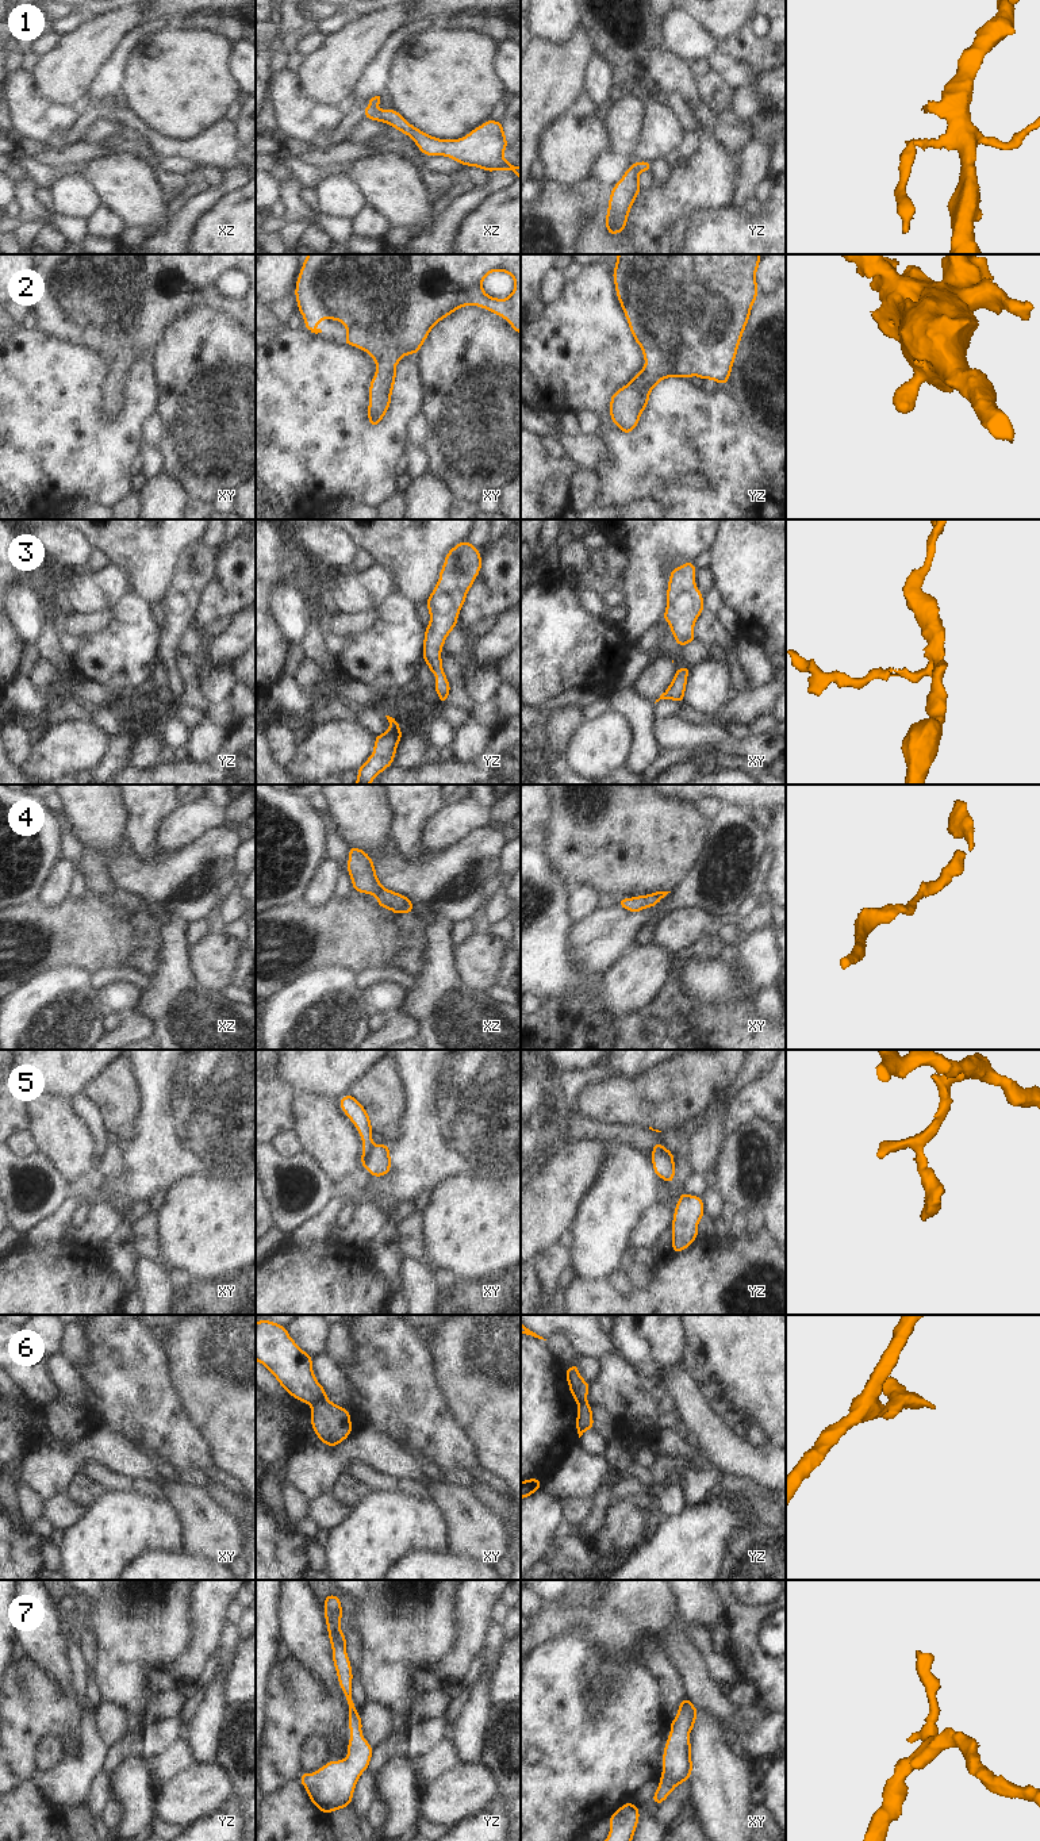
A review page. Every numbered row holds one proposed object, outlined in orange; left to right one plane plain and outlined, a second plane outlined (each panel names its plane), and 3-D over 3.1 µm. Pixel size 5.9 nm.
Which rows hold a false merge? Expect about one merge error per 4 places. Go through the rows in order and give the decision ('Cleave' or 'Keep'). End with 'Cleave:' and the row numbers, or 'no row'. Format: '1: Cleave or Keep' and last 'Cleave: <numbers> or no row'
1: Cleave
2: Keep
3: Keep
4: Keep
5: Cleave
6: Cleave
7: Keep
Cleave: 1, 5, 6.

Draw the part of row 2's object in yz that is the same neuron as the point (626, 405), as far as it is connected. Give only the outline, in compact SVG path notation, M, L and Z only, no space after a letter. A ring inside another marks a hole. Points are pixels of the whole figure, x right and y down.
M618 254L617 264L613 271L613 280L615 284L615 294L623 310L629 329L634 341L640 345L645 358L645 367L623 387L615 391L610 398L610 419L617 425L623 434L636 430L642 411L649 403L651 391L667 377L699 376L703 381L713 379L715 383L728 384L732 373L733 363L737 357L737 348L741 342L742 333L748 325L751 310L759 295L756 272L761 261L760 254Z

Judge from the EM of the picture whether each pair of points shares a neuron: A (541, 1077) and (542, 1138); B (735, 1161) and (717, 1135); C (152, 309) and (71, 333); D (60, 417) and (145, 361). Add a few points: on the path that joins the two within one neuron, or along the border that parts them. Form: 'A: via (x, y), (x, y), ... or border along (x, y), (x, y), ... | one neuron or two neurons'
A: via (541, 1092), (541, 1123) | one neuron
B: border along (729, 1134), (716, 1163) | two neurons
C: via (133, 330), (127, 337), (122, 334), (92, 333) | one neuron
D: via (91, 432), (115, 432), (138, 409), (142, 392) | one neuron

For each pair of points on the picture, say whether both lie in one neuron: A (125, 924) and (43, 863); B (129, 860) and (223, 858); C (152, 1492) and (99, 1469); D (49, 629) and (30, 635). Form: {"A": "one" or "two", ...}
{"A": "two", "B": "one", "C": "one", "D": "two"}

